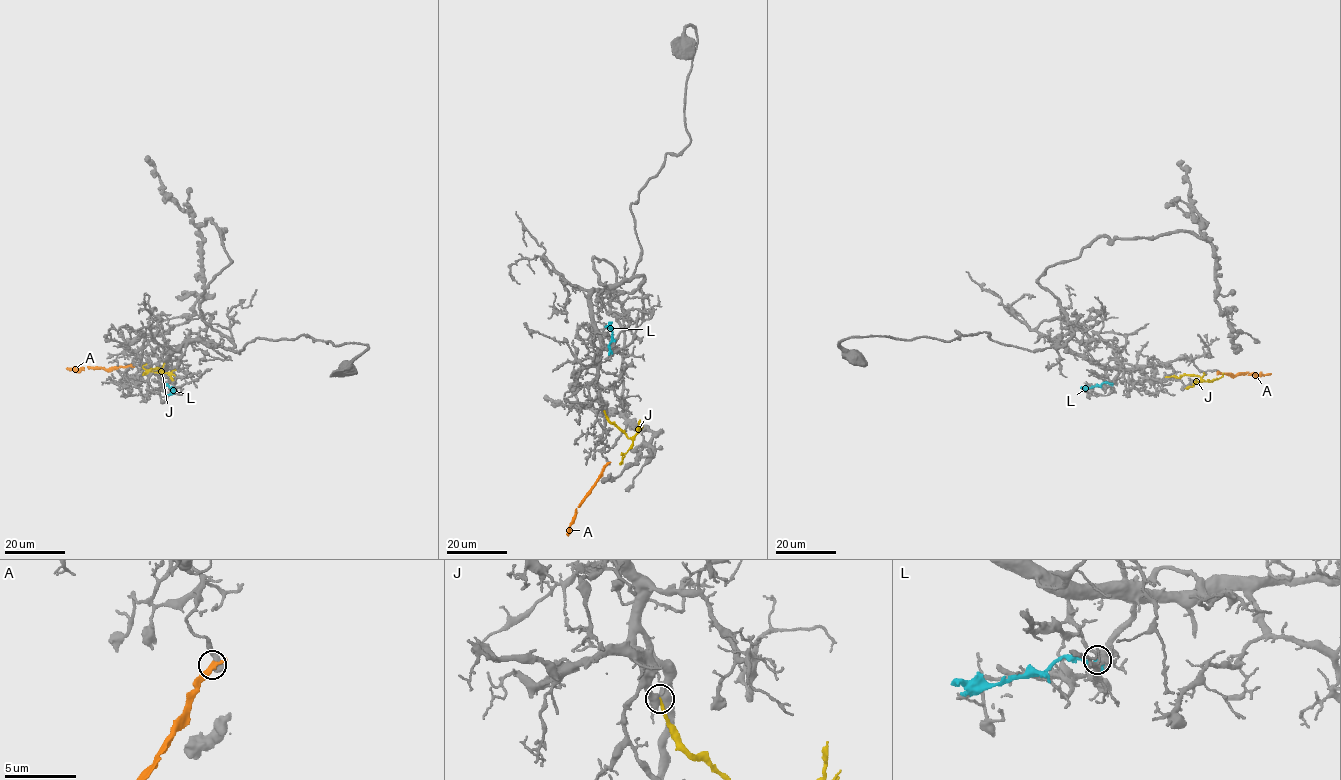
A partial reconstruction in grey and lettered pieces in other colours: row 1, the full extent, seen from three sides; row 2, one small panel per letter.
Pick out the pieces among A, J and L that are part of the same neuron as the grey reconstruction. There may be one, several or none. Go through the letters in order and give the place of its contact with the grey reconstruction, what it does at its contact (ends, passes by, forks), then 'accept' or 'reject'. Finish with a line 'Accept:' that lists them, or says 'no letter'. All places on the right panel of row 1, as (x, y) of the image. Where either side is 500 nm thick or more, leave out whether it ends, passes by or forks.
A: meets grey at (1218, 371); reject
J: meets grey at (1165, 377); accept
L: meets grey at (1111, 383); it passes by; reject
Accept: J

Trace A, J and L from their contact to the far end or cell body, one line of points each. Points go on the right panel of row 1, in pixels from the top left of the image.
A: (1218, 371), (1233, 375), (1271, 373)
J: (1166, 377), (1197, 375), (1208, 380), (1220, 378), (1222, 373)
L: (1111, 383), (1103, 382), (1083, 390)

